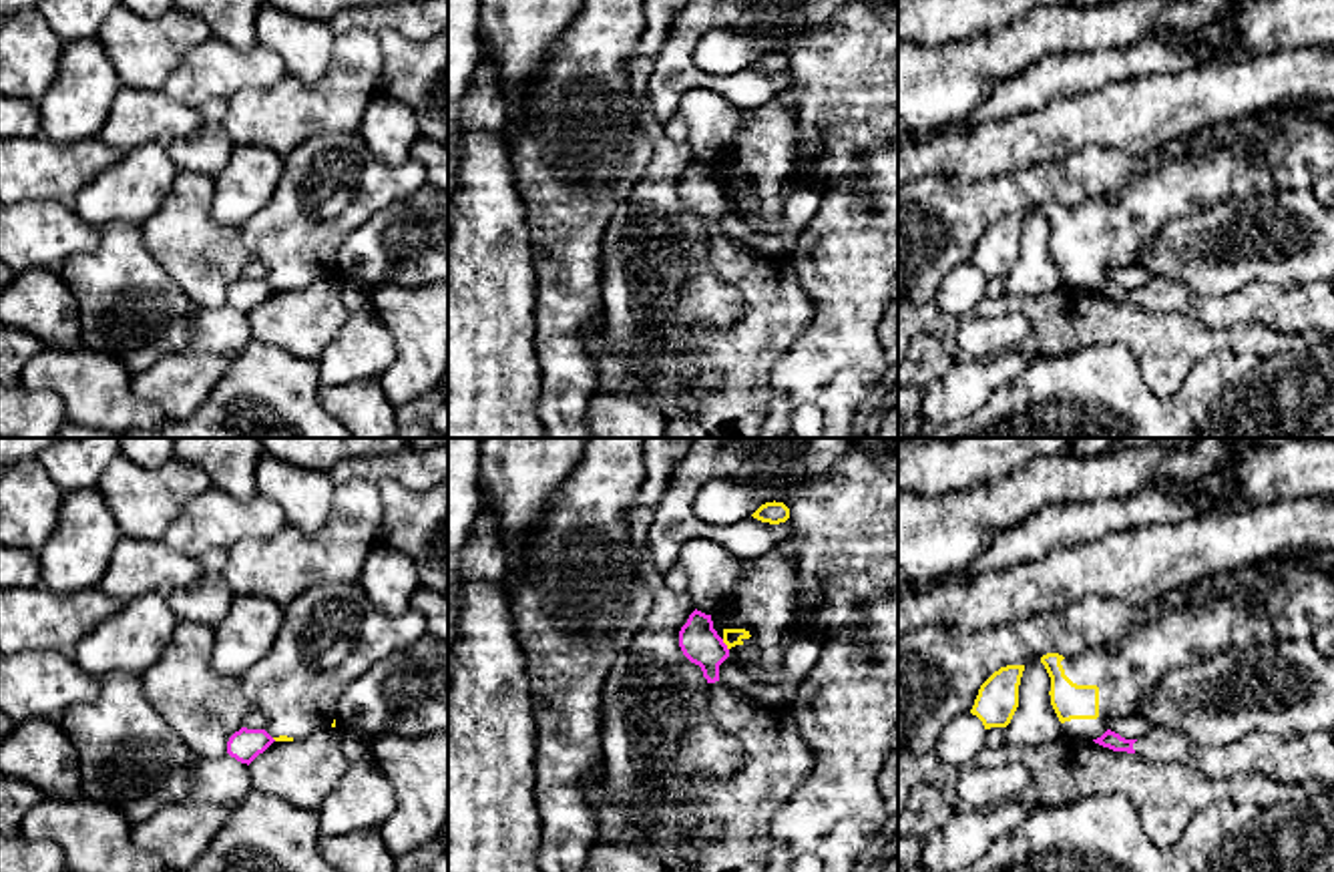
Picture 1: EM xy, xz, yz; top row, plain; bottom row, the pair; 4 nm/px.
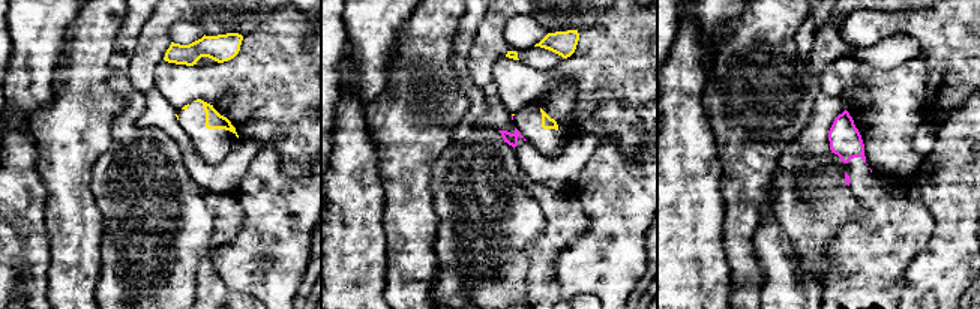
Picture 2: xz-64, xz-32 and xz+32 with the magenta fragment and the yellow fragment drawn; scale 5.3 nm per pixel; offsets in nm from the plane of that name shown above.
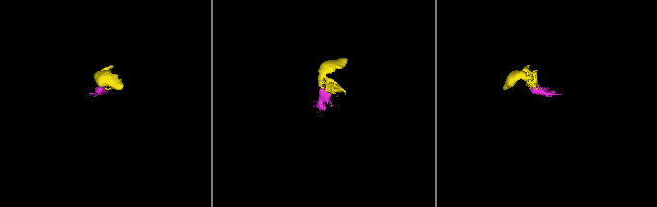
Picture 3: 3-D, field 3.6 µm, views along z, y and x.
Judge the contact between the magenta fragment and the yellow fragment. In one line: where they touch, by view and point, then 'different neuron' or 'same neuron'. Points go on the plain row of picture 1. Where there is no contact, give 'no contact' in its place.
xz (726, 195) | different neuron

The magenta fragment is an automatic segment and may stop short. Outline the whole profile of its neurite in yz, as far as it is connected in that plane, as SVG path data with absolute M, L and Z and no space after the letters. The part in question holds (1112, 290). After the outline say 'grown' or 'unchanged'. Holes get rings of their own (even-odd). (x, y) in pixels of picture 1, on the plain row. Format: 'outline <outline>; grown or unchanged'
outline M1334 275L1294 287L1252 281L1232 293L1211 297L1199 297L1169 279L1153 279L1141 289L1125 289L1107 279L1093 291L1113 301L1179 311L1207 325L1262 323L1280 334L1320 332L1328 342L1334 342Z; grown

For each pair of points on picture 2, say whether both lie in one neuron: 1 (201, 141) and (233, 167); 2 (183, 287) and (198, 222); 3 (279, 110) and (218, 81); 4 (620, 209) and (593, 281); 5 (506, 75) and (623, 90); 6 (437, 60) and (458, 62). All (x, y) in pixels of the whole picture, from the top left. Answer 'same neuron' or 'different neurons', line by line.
1: different neurons
2: same neuron
3: same neuron
4: same neuron
5: same neuron
6: different neurons

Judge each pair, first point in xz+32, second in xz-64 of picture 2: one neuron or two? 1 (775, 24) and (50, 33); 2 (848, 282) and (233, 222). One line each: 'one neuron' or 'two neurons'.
1: two neurons
2: one neuron

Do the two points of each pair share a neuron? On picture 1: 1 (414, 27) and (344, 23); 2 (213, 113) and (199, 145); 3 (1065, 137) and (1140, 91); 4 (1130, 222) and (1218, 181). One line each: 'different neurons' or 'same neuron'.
1: same neuron
2: same neuron
3: same neuron
4: same neuron

